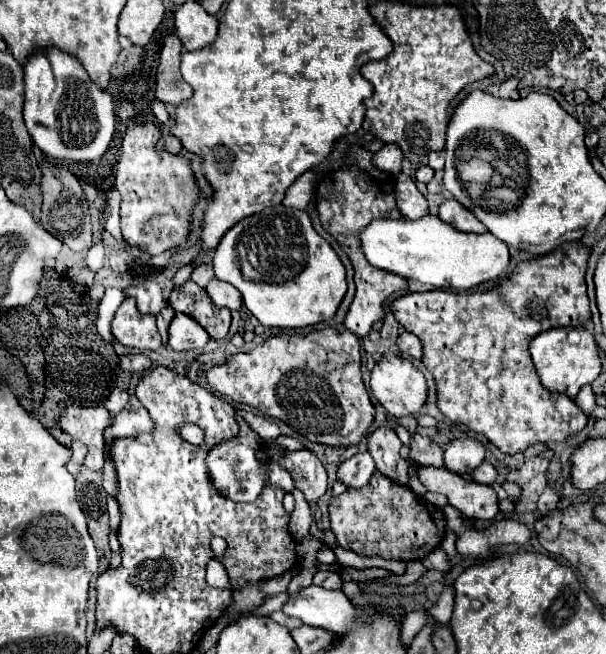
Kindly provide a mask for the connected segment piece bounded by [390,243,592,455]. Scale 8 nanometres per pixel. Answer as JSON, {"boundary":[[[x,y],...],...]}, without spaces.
{"boundary":[[[568,243],[544,257],[534,257],[520,263],[514,273],[492,291],[476,293],[408,293],[392,303],[396,319],[422,339],[424,367],[434,375],[438,387],[438,409],[456,423],[470,427],[472,431],[486,435],[502,453],[520,453],[530,443],[564,441],[566,437],[582,431],[588,417],[566,395],[550,393],[542,389],[529,353],[532,339],[554,327],[586,327],[590,321],[590,303],[586,295],[586,261],[590,249],[582,243]]]}

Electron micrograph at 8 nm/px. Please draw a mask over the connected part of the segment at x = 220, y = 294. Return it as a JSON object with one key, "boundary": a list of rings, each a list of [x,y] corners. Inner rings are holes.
{"boundary":[[[212,279],[206,287],[208,297],[218,305],[218,307],[228,307],[228,309],[240,309],[242,307],[242,297],[240,291],[220,279]]]}

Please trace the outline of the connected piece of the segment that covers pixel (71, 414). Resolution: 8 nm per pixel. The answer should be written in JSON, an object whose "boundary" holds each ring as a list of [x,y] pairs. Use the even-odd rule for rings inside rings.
{"boundary":[[[68,407],[60,415],[62,429],[88,445],[88,455],[84,465],[92,471],[102,471],[104,467],[104,431],[110,425],[110,413],[106,407]]]}

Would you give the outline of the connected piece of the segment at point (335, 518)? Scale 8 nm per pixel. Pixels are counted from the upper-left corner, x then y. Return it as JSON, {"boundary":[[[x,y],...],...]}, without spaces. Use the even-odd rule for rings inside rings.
{"boundary":[[[380,471],[372,475],[366,487],[348,489],[342,495],[332,497],[328,513],[336,543],[364,557],[402,561],[424,559],[428,549],[436,549],[442,543],[442,529],[446,529],[442,509],[422,501],[408,487],[394,483]]]}

